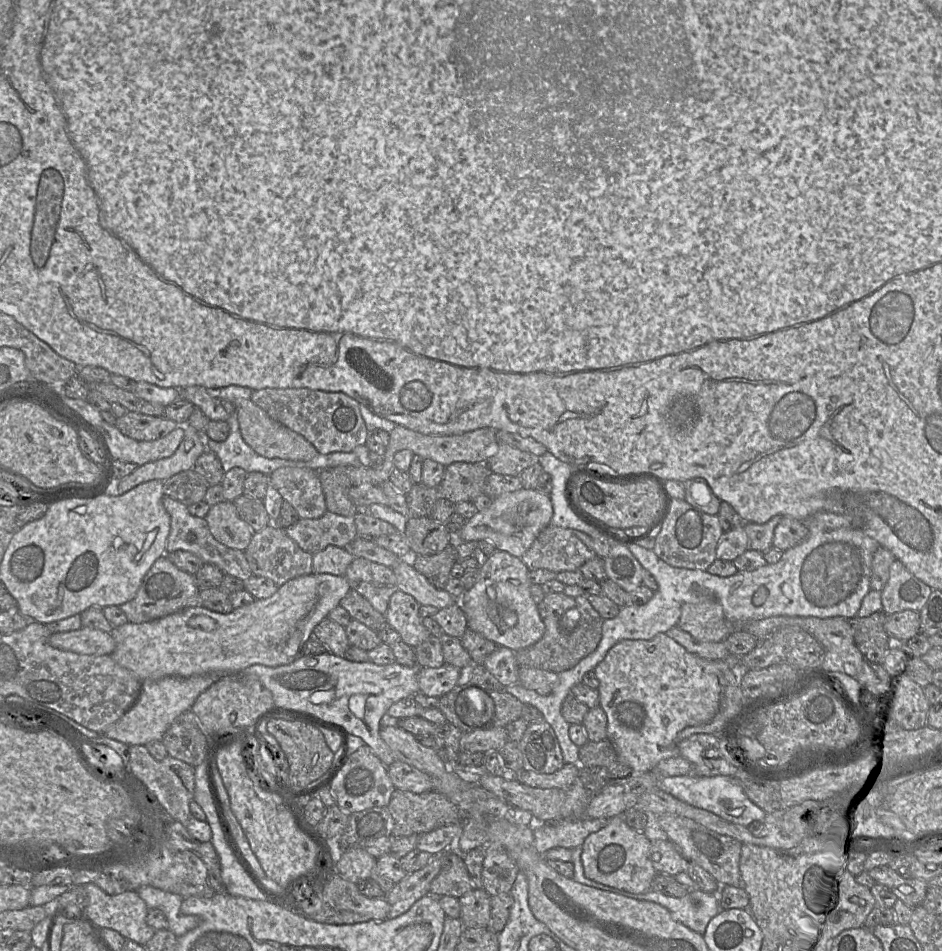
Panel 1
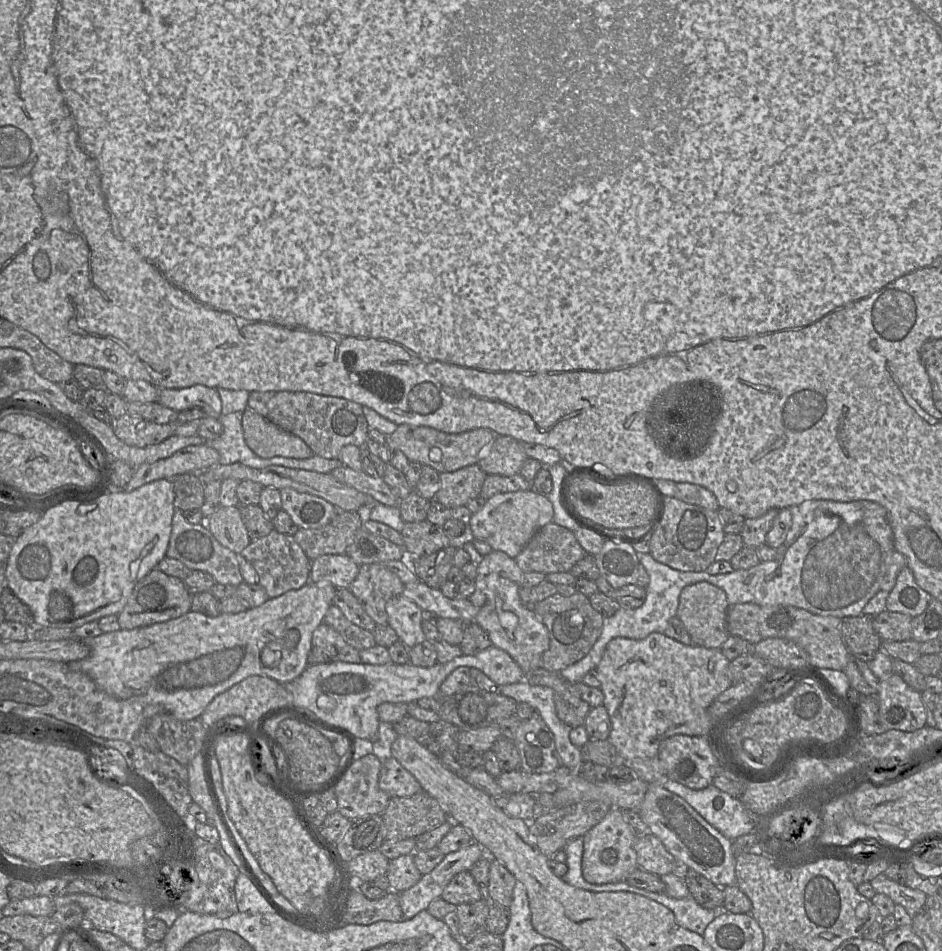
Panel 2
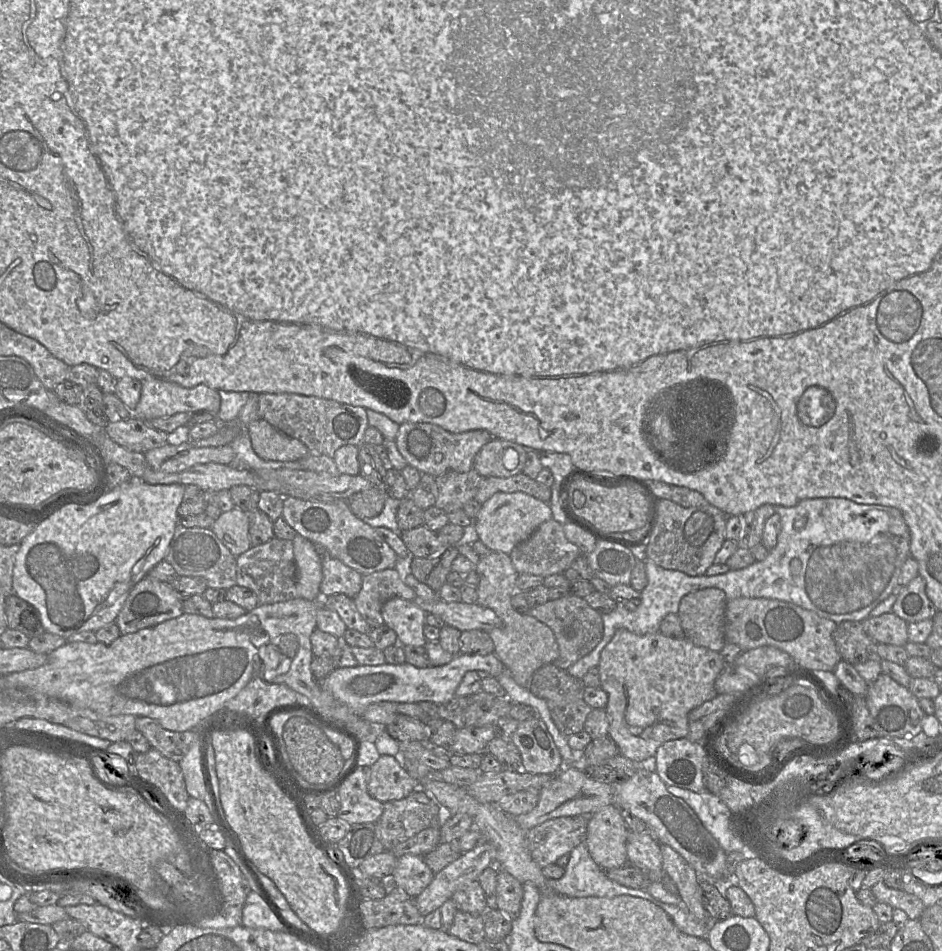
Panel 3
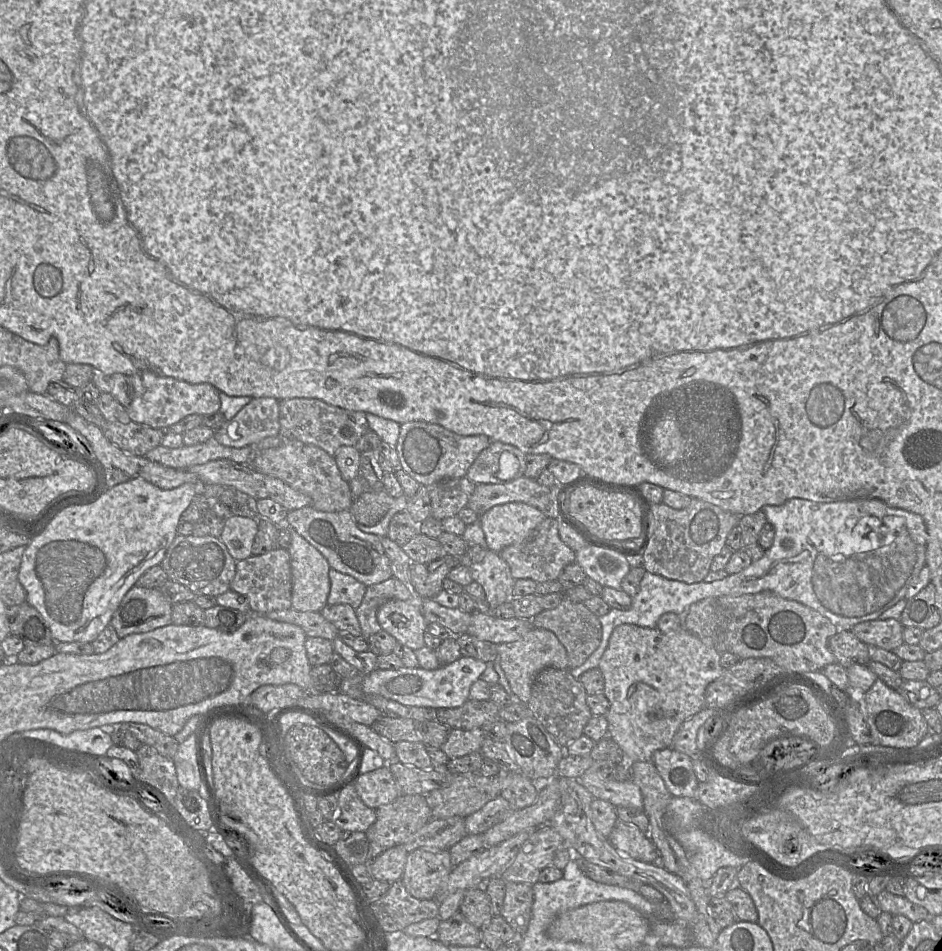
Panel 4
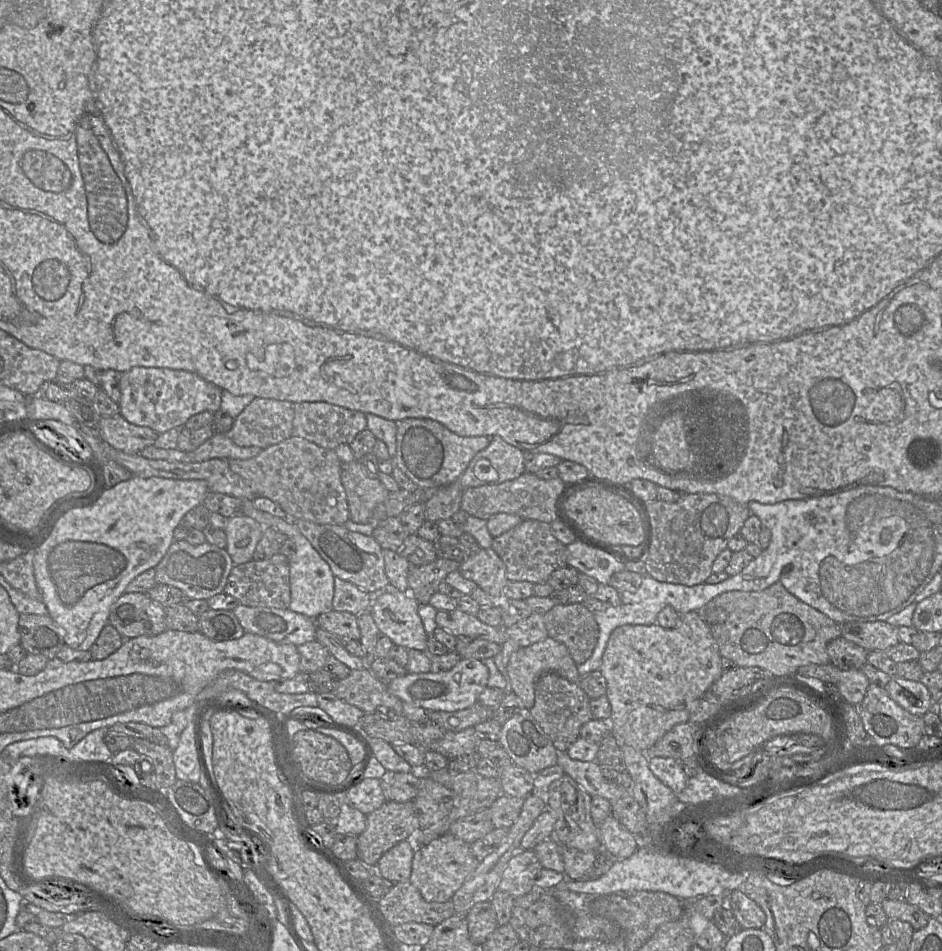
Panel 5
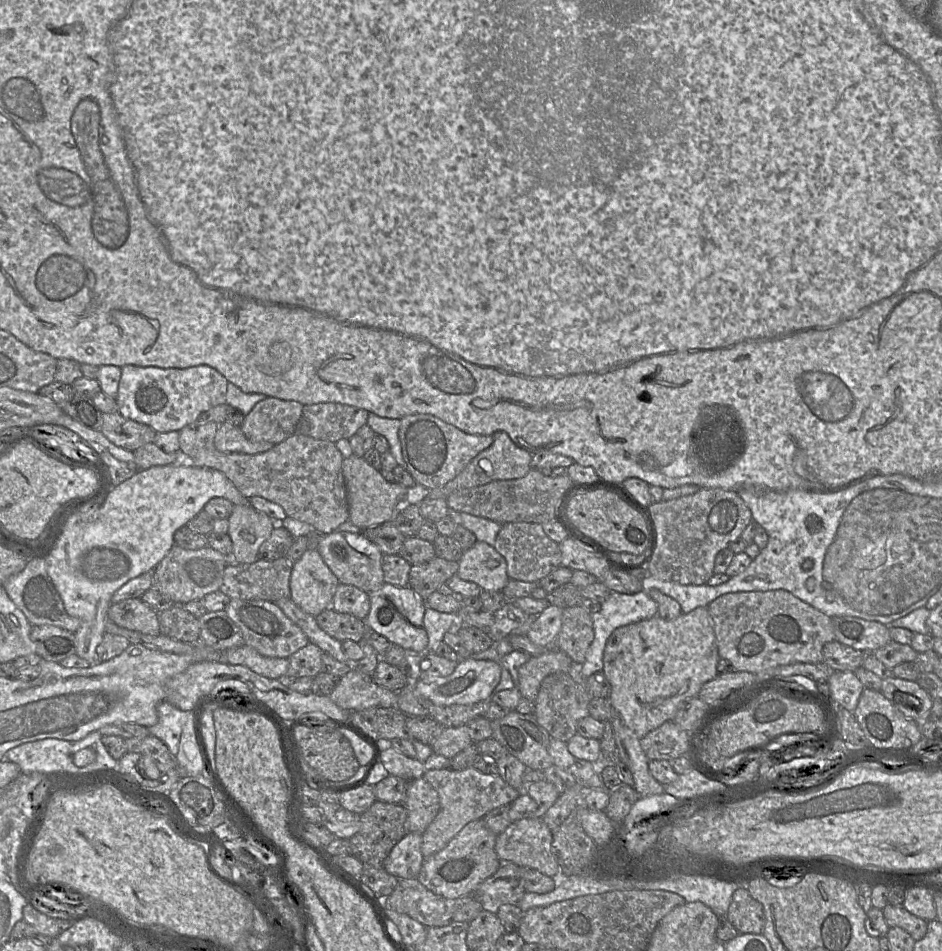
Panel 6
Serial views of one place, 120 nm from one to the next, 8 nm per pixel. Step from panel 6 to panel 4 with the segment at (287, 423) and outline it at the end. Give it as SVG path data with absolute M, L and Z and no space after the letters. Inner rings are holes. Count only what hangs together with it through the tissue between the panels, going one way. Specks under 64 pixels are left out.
M272 397L252 398L232 419L214 431L212 438L219 444L241 448L256 446L261 440L279 435L279 400Z

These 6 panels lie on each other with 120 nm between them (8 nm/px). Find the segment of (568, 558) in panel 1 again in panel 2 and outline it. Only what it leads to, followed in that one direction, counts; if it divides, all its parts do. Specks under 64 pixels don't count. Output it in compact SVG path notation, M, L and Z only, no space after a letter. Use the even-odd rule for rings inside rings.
M550 522L540 528L515 558L524 573L570 572L587 555L573 531Z

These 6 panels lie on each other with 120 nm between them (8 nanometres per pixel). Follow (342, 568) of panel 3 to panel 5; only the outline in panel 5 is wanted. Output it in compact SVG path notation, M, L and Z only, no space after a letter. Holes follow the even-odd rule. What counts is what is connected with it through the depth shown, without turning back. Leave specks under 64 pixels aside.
M338 577L334 578L333 610L359 615L370 609L372 597L373 595L356 585Z

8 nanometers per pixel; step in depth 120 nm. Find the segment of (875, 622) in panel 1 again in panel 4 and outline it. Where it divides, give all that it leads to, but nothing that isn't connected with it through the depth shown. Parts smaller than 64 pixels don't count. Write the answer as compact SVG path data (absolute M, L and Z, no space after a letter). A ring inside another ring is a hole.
M839 629L829 639L829 649L836 657L837 663L846 669L851 665L868 665L870 647L859 640L851 629Z

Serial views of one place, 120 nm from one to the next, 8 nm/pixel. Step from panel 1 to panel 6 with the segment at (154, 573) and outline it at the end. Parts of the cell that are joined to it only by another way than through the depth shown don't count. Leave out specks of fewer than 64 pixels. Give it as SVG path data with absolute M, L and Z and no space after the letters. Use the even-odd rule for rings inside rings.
M140 598L111 604L108 619L116 625L148 635L160 635L158 614Z

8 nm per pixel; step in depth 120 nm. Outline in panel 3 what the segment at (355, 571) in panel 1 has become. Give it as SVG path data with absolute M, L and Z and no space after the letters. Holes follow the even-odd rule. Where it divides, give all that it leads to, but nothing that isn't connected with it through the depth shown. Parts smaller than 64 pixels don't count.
M402 566L363 575L362 587L353 599L371 629L384 625L381 610L391 598L414 601L415 593L402 581Z

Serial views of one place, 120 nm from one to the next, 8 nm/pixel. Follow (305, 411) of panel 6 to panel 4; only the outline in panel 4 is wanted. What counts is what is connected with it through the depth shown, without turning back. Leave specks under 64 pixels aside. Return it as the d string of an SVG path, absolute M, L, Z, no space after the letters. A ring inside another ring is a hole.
M291 398L279 400L279 435L283 439L297 440L317 446L334 456L342 446L355 446L359 438L369 430L361 411L351 411L314 398Z

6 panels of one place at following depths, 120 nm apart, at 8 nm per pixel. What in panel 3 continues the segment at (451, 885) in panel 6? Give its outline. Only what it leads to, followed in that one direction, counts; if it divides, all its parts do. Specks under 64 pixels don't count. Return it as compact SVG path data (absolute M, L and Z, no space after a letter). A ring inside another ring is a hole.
M405 854L397 859L392 875L395 886L412 898L418 896L434 877L423 856L411 854Z

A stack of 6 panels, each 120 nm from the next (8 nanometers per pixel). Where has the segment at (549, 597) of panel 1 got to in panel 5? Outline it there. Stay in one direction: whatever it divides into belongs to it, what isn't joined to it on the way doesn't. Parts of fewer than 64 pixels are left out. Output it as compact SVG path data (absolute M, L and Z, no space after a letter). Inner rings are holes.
M556 604L544 614L549 637L563 643L577 665L593 654L599 638L596 617L584 604Z

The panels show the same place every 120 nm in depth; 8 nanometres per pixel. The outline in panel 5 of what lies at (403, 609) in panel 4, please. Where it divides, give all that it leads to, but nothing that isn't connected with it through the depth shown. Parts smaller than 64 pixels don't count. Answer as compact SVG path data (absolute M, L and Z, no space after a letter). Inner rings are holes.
M388 587L373 595L370 612L379 632L389 637L393 645L399 645L408 650L427 652L428 636L419 616L418 608L419 603L409 592L401 592Z

